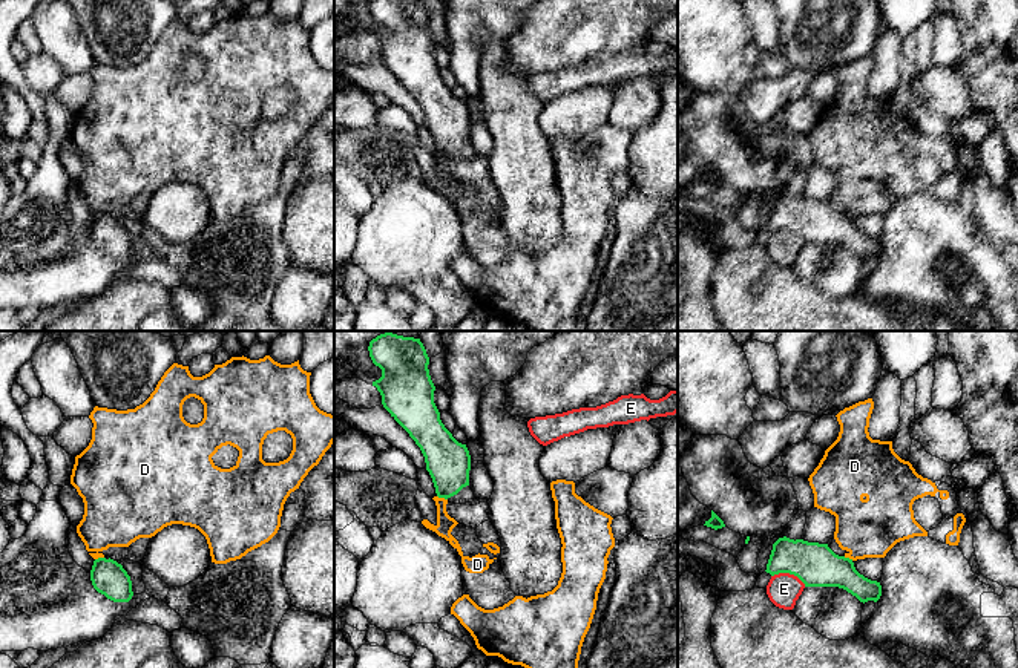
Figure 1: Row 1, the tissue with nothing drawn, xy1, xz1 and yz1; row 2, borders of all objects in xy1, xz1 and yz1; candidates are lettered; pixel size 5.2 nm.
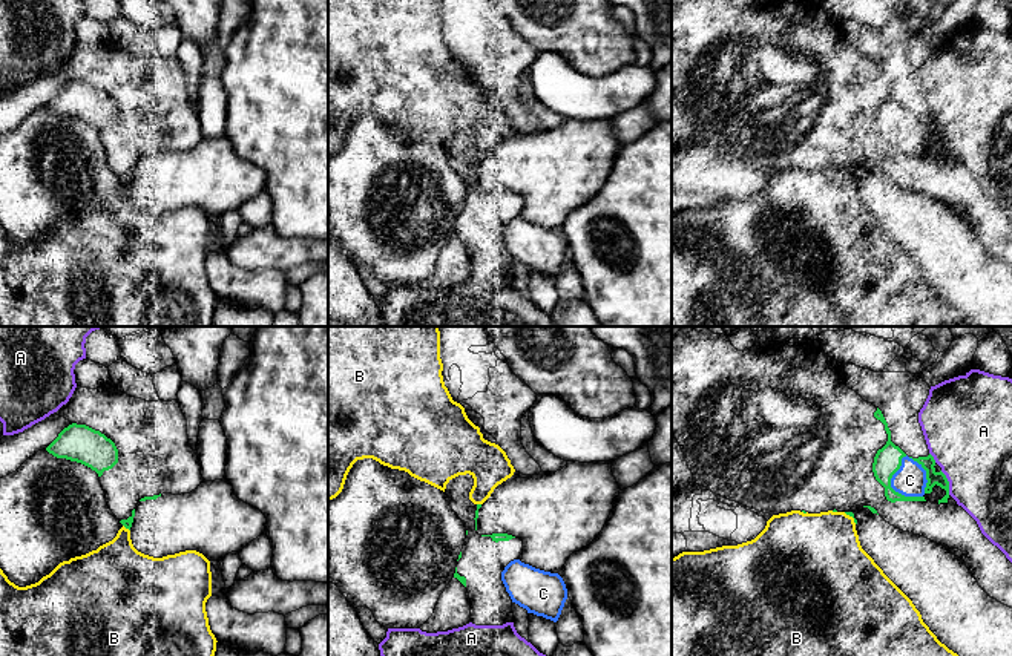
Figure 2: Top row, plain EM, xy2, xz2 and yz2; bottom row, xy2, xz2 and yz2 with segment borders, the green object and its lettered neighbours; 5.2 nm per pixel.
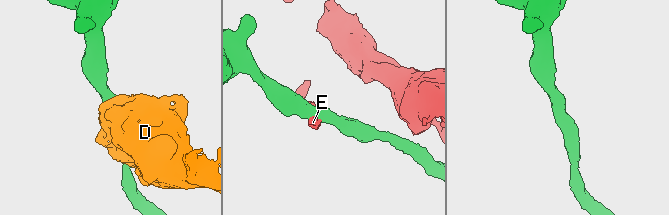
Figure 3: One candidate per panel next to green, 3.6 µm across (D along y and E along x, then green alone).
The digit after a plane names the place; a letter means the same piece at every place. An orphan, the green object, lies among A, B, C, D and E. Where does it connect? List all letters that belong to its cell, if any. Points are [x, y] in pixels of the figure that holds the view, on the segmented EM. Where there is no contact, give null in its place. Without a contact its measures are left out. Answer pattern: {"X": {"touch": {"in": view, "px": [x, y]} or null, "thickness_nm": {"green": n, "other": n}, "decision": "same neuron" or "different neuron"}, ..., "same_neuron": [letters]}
{"A": {"touch": {"in": "yz2", "px": [948, 483]}, "thickness_nm": {"green": 70, "other": 420}, "decision": "different neuron"}, "B": {"touch": {"in": "yz2", "px": [851, 515]}, "thickness_nm": {"green": 20, "other": 420}, "decision": "different neuron"}, "C": {"touch": {"in": "yz2", "px": [890, 486]}, "thickness_nm": {"green": 140, "other": 170}, "decision": "same neuron"}, "D": {"touch": {"in": "xz1", "px": [442, 497]}, "thickness_nm": {"green": 240, "other": 90}, "decision": "different neuron"}, "E": {"touch": {"in": "yz1", "px": [788, 572]}, "thickness_nm": {"green": 220, "other": 170}, "decision": "different neuron"}, "same_neuron": ["C"]}

